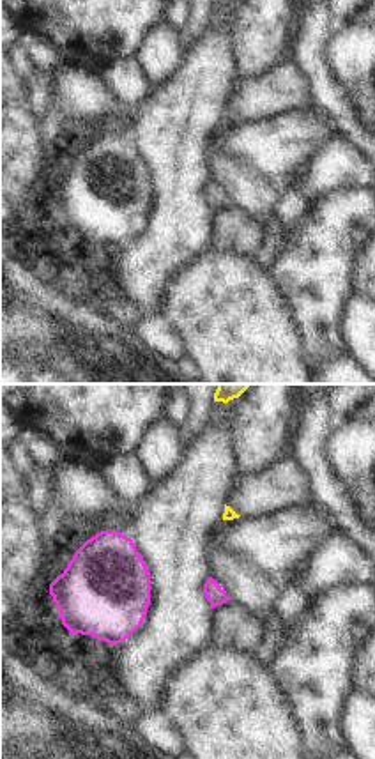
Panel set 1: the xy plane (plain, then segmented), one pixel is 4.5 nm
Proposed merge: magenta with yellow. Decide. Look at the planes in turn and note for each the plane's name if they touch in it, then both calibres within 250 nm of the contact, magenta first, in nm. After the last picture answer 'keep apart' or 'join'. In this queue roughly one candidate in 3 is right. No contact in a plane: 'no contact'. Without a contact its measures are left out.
no contact

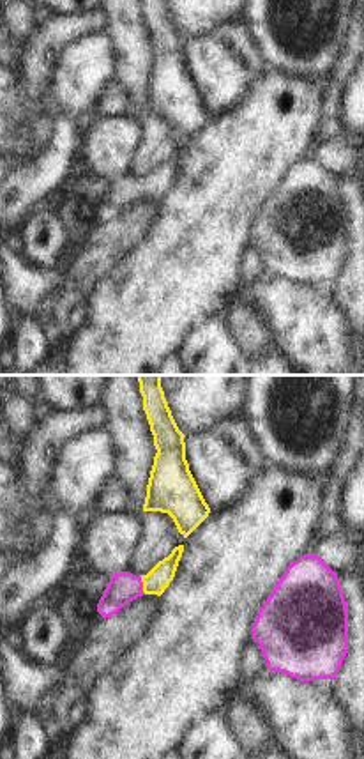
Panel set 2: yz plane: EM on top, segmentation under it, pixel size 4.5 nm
contact in yz; calibres 140 and 110 nm

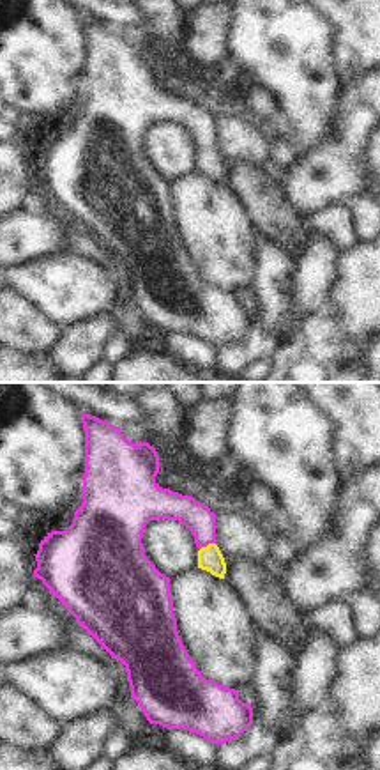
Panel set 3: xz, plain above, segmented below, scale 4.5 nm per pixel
contact in xz; calibres 140 and 110 nm

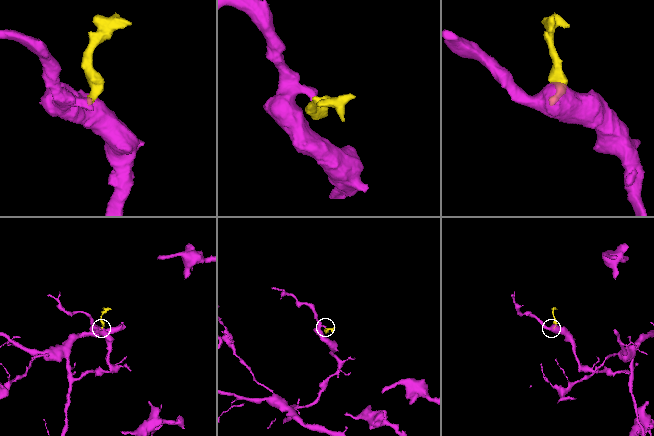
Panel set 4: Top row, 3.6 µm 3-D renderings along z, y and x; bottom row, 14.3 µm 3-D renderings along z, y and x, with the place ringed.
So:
join

